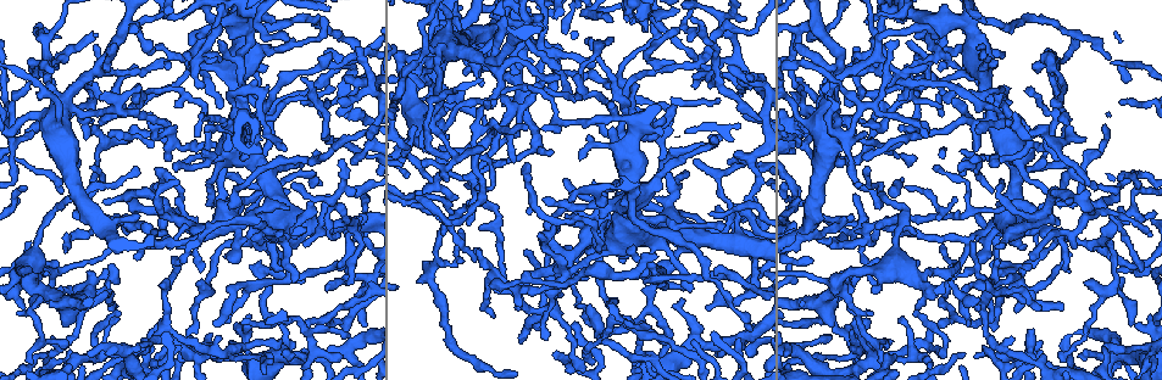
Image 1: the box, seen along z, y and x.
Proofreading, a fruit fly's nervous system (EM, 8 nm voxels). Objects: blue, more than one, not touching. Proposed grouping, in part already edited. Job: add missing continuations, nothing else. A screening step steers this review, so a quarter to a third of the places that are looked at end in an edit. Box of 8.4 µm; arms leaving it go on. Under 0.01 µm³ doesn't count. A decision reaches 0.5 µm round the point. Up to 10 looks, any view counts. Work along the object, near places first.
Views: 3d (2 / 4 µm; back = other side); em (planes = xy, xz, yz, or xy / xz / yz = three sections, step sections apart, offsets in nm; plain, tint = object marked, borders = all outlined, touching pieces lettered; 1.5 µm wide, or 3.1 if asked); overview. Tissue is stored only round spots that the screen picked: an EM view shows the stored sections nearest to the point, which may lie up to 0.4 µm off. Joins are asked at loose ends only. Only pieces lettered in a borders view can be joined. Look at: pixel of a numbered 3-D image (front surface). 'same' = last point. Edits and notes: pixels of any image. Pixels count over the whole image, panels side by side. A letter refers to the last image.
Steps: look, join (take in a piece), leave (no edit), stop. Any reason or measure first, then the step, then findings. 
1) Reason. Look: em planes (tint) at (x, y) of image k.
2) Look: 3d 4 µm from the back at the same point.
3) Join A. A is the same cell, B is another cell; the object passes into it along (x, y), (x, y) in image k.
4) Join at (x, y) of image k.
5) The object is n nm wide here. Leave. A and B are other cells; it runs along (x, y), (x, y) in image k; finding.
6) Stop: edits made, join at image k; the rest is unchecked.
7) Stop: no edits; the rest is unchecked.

Tapers out. Look: em xz step 4 (tint) at (231, 208) of image 1.

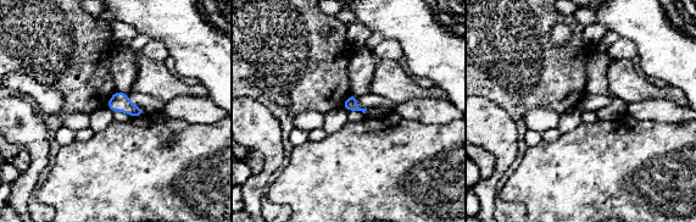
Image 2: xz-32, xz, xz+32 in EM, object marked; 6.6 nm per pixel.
Another direction. Look: em planes (borders) at the same point.

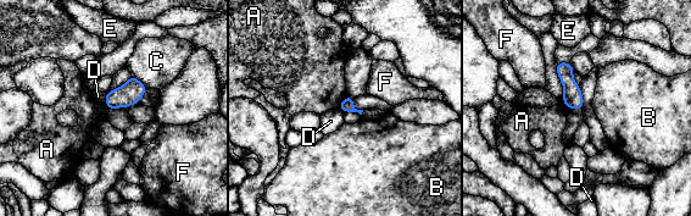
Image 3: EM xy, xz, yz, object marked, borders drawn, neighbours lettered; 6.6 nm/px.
Leave. A, B, C, D, E and F are other cells; no lettered piece goes on from it.

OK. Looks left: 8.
Branch stops here. Look: em xy step 4 (tint) at (530, 165) of image 1.

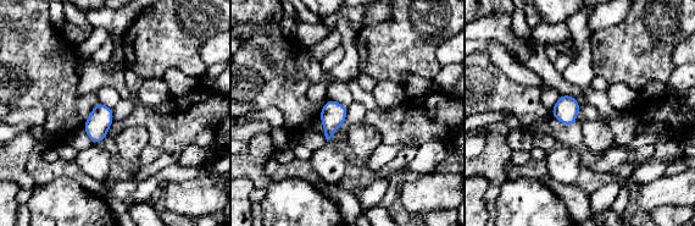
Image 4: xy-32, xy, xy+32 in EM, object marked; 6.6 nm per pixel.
Cut it another way. Look: em planes (borders) at the same point.

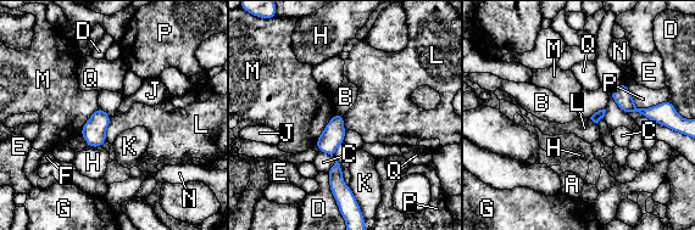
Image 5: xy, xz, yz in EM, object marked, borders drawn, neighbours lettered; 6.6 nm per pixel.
Leave. A, B, C, D, E, F, G, H, J, K, L, M, N, P and Q are other cells; a border runs along (111, 117), (105, 140) in image 5; no lettered piece goes on from it.

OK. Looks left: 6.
Thin end. Look: 3d 4 µm from the back at (30, 299) of image 1.

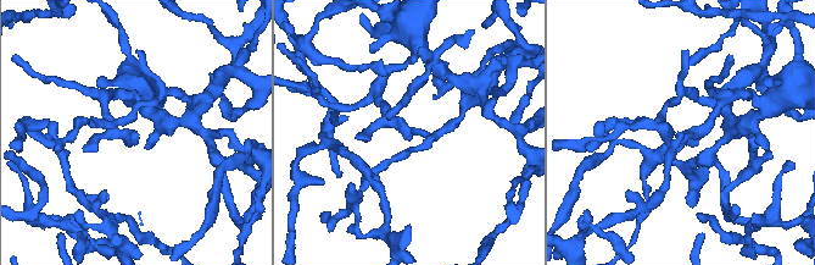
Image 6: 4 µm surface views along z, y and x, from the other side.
Look: em 3.1 µm xz step 8 (tint) at (137, 135) of image 6.

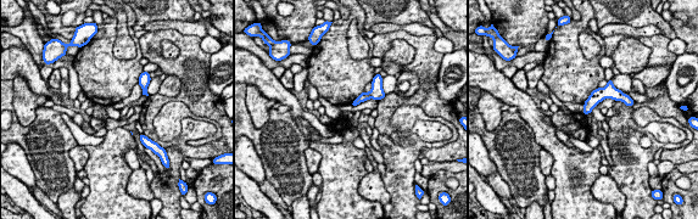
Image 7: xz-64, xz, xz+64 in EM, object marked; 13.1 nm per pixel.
Cut it another way. Look: em 3.1 µm planes (borders) at the same point.

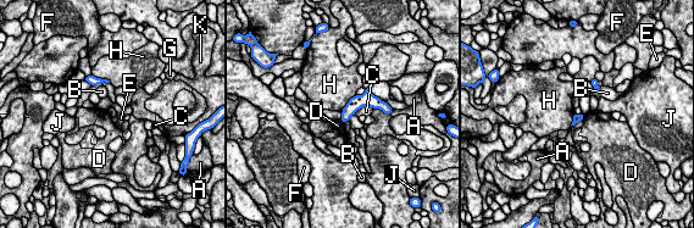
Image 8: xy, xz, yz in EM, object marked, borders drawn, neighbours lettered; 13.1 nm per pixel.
The longest contact is with H, 300 nm. Leave. A, B, C, D, E, F, G, H, J and K are other cells; a border runs along (372, 107), (361, 106), (353, 114) in image 8; none of them fits.

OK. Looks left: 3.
Stop: no edits; the rest is unchecked.

